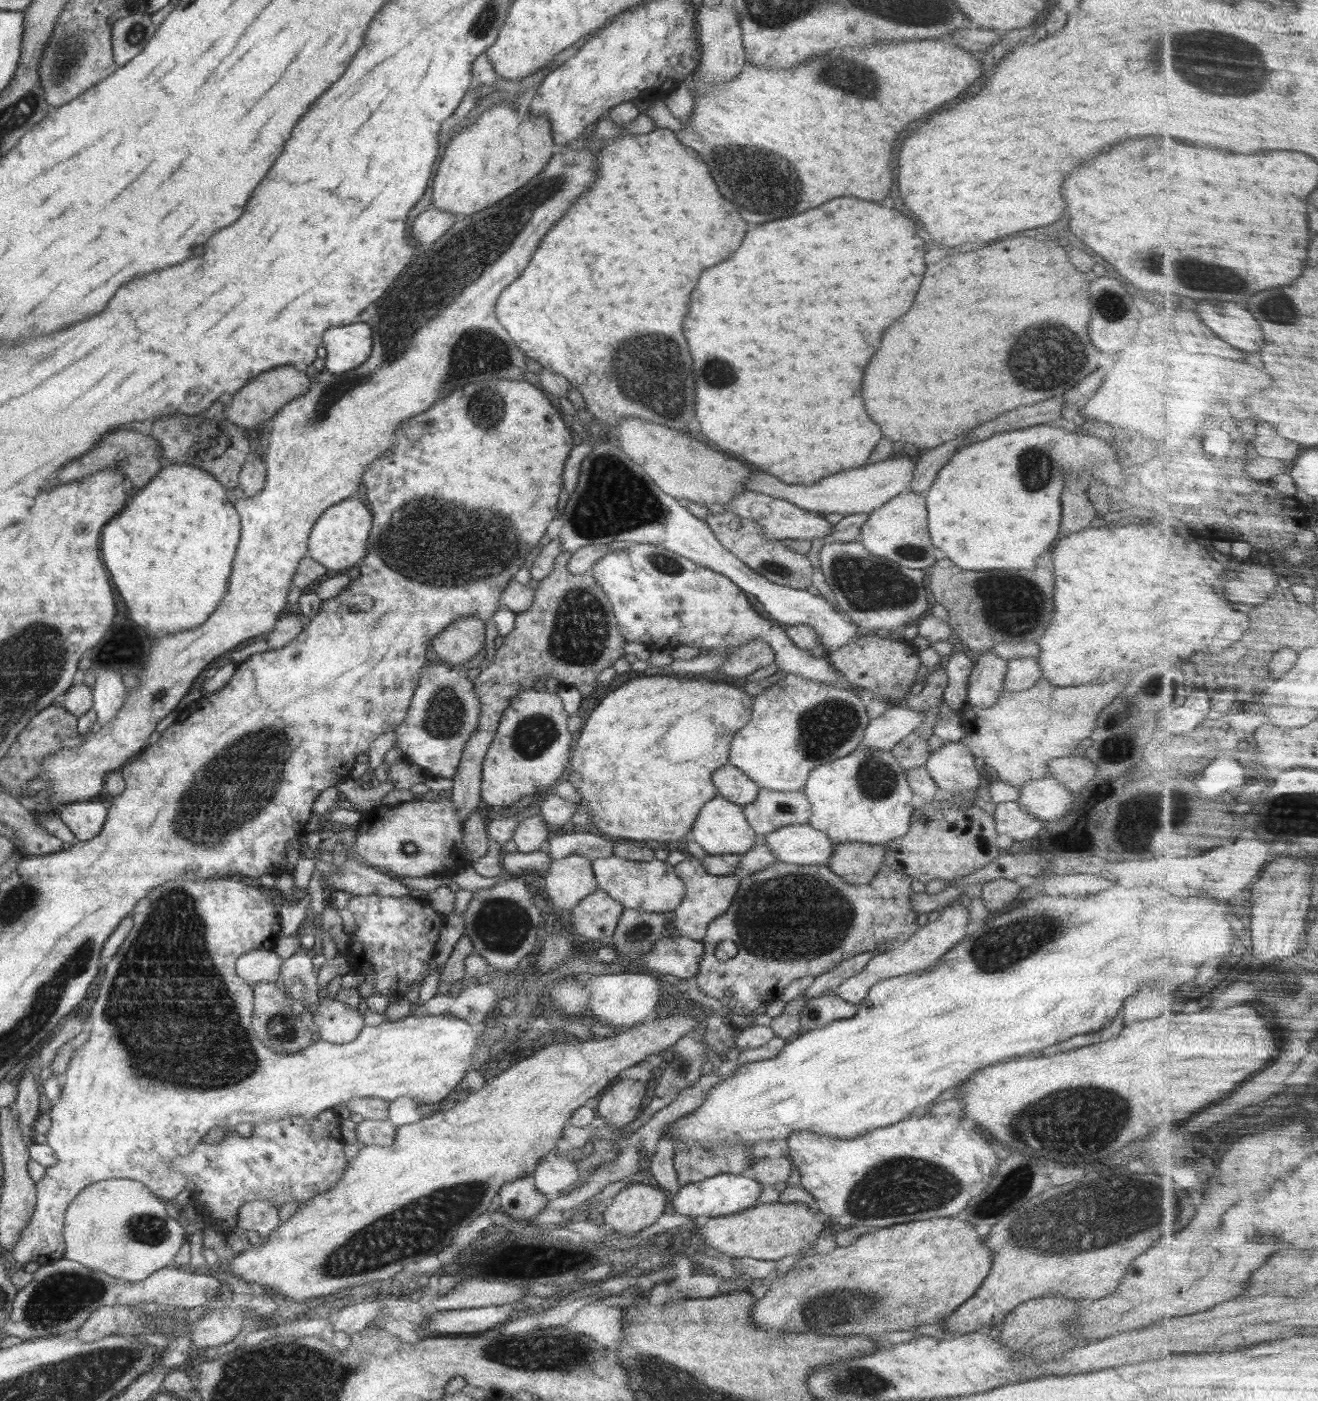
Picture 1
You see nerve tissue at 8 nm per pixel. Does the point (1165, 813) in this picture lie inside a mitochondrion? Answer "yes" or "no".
yes

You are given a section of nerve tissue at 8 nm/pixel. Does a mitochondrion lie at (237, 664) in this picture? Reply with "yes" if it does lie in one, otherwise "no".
no

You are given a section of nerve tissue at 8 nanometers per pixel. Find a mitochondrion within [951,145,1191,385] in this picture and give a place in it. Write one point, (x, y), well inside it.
(1052, 339)

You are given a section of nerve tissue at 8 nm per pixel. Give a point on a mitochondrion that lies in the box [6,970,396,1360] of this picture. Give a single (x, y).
(61, 1297)

